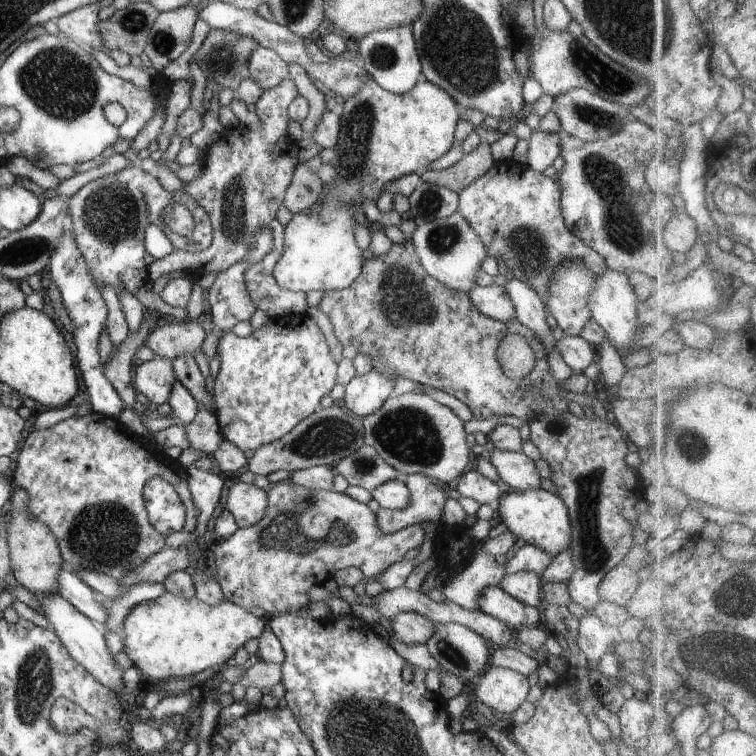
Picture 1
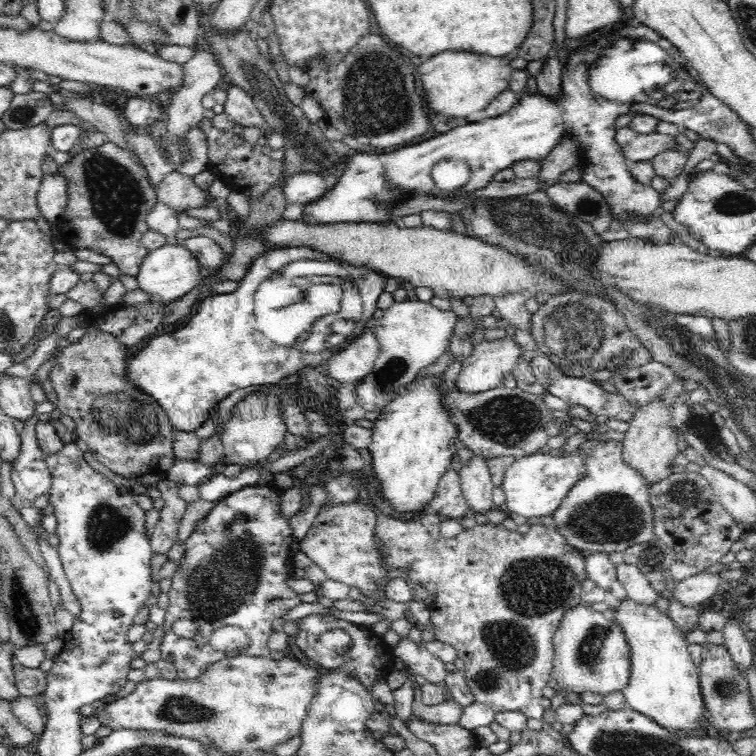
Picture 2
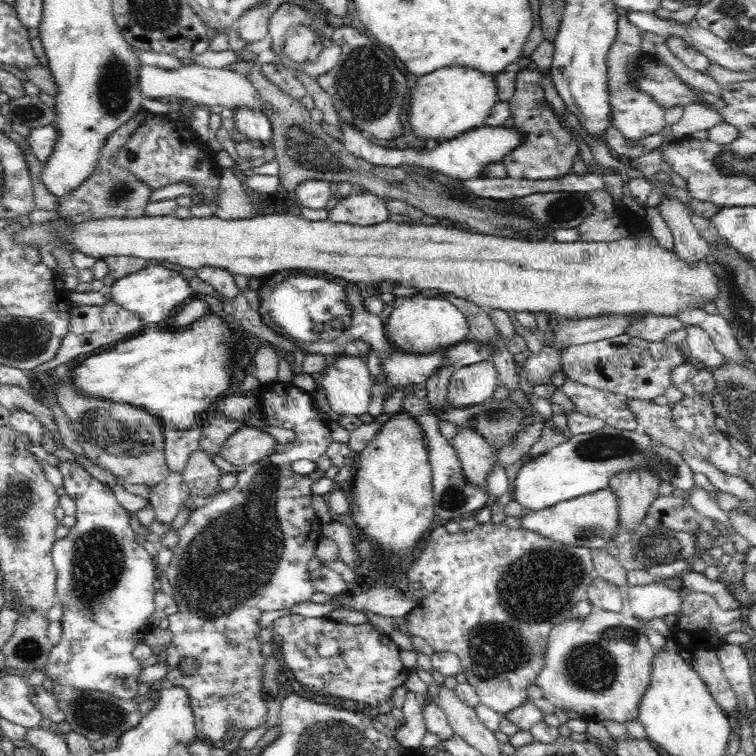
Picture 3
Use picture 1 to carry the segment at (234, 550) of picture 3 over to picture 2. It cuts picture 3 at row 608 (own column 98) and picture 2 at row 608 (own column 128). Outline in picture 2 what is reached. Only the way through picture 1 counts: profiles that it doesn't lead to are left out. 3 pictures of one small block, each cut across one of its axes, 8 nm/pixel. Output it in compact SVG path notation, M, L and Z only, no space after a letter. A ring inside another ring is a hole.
M275 483L270 485L252 485L252 486L244 486L240 490L229 494L228 496L220 499L215 503L211 511L207 514L207 516L198 523L190 537L184 542L185 553L182 558L178 562L178 566L176 569L176 574L172 576L171 580L171 589L167 592L169 596L169 606L165 609L165 617L163 622L163 630L164 635L162 636L162 642L160 642L160 650L161 650L161 659L168 661L174 665L175 670L177 671L177 676L180 680L194 680L200 676L202 672L206 671L211 664L218 662L218 651L214 650L214 647L210 644L211 634L221 626L226 625L236 625L246 631L248 638L250 638L249 645L245 649L240 649L239 652L245 653L248 656L260 656L260 657L270 657L271 649L268 647L268 638L270 638L270 634L272 634L272 624L274 624L274 620L276 618L280 618L284 616L286 612L288 613L292 608L297 607L300 604L300 599L298 599L298 593L296 593L293 589L289 589L286 586L286 580L292 578L293 564L292 557L296 552L292 551L292 542L296 542L297 540L294 538L293 531L291 530L289 518L287 516L283 516L281 512L279 512L279 502L281 494L284 492L283 488L277 487ZM182 618L196 618L199 620L199 629L198 632L192 636L192 638L182 638L174 631L170 631L170 628L174 622L180 620Z

